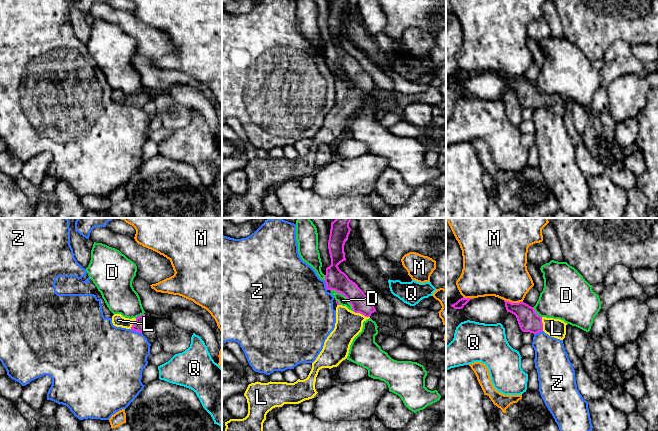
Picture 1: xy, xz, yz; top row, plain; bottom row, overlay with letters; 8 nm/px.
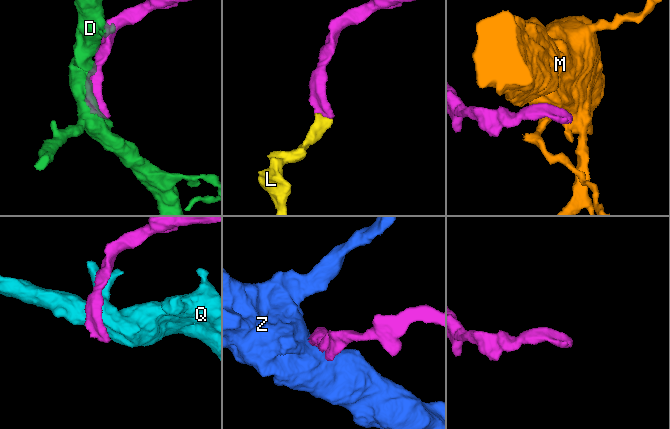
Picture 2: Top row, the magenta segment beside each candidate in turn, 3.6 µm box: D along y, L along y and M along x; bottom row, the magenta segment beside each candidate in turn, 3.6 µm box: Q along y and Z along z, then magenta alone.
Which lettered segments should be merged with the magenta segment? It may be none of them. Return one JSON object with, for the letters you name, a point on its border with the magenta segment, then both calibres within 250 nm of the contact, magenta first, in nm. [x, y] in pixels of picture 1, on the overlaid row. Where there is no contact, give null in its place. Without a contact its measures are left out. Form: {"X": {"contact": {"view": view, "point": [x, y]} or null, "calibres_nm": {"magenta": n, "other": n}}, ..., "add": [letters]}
{"L": {"contact": {"view": "xz", "point": [362, 314]}, "calibres_nm": {"magenta": 150, "other": 220}}, "add": ["L"]}

